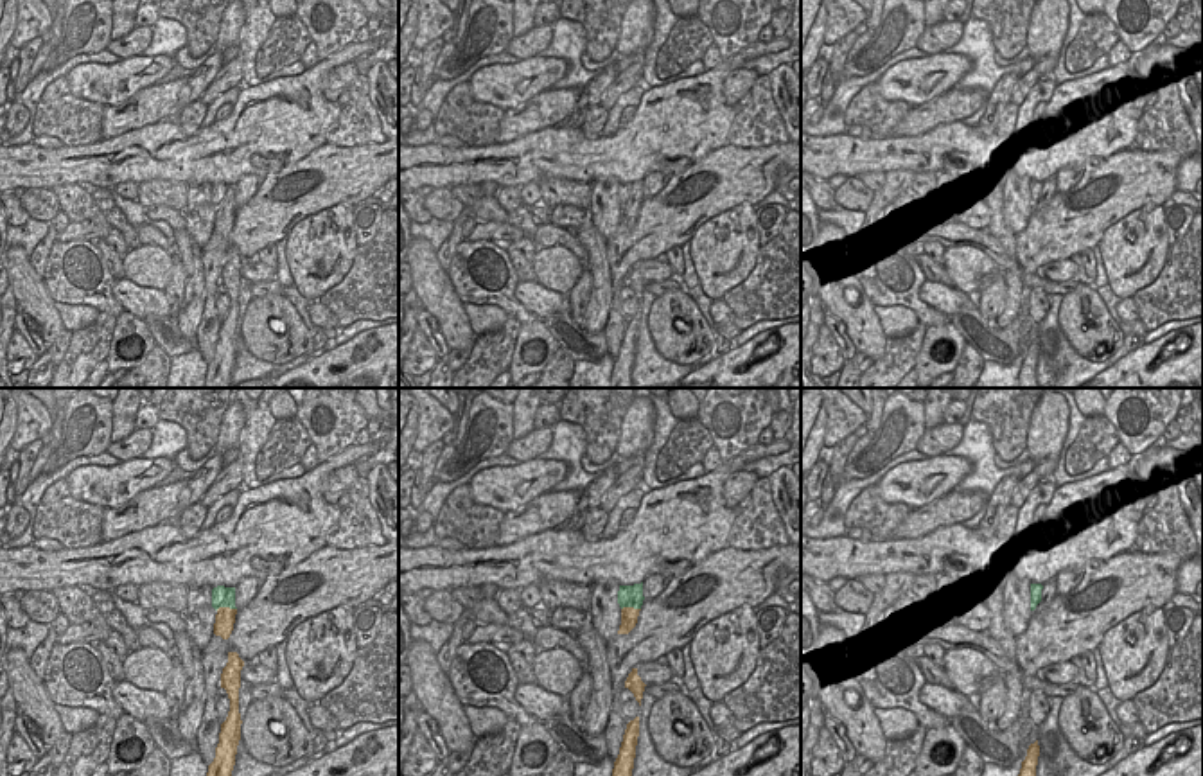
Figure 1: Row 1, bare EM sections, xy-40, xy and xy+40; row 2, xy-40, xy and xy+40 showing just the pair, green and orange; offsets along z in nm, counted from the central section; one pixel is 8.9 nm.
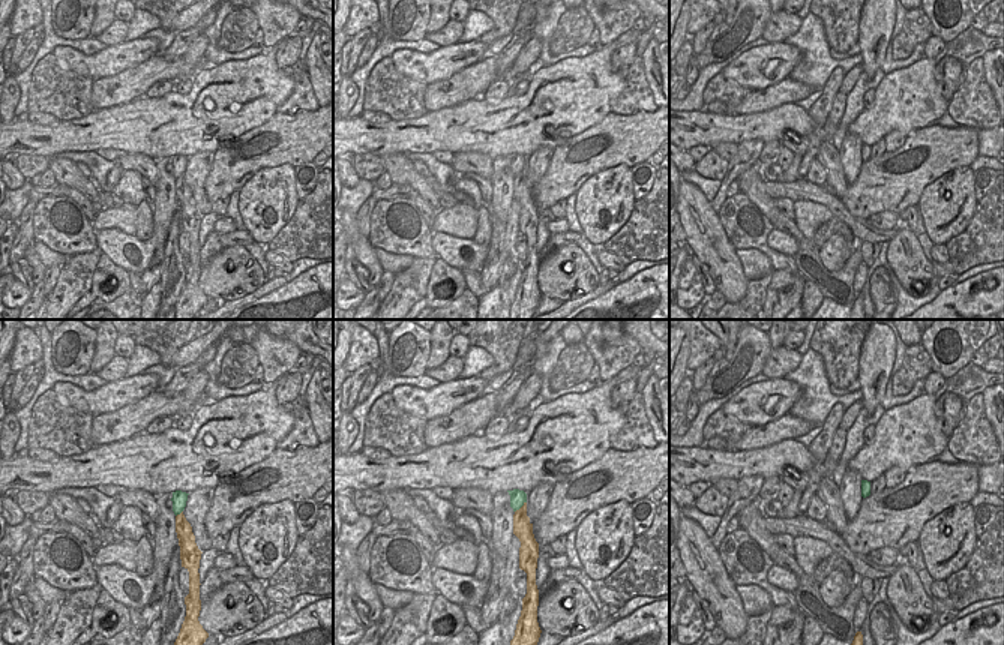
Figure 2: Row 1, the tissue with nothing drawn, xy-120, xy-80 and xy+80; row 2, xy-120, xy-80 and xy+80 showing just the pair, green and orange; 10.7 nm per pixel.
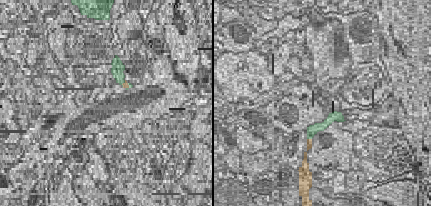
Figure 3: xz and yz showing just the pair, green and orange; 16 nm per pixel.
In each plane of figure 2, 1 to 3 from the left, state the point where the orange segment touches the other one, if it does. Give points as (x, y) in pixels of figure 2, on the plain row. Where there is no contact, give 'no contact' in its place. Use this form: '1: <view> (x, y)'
1: xy-120 (179, 177)
2: xy-80 (520, 171)
3: no contact

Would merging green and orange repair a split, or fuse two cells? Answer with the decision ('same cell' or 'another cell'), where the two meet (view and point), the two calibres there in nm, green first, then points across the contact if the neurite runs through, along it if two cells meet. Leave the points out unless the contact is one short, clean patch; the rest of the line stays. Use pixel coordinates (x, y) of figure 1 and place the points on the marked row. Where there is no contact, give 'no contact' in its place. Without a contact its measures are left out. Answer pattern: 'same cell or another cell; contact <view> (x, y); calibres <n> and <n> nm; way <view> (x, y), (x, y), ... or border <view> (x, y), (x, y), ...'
another cell; contact xy-40 (225, 606); calibres 190 and 190 nm; border xy-40 (236, 608), (216, 609)

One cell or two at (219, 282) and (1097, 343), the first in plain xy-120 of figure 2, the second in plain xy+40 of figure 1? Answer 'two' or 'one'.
one

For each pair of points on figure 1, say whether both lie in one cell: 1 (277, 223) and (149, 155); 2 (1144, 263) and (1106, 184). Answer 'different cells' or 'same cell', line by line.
1: different cells
2: different cells

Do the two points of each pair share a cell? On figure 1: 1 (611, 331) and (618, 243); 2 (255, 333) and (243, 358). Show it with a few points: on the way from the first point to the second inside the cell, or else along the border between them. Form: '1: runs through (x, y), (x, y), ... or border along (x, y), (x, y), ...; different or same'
1: runs through (614, 309), (616, 264); same
2: border along (241, 336), (241, 342), (252, 354), (277, 365); different

